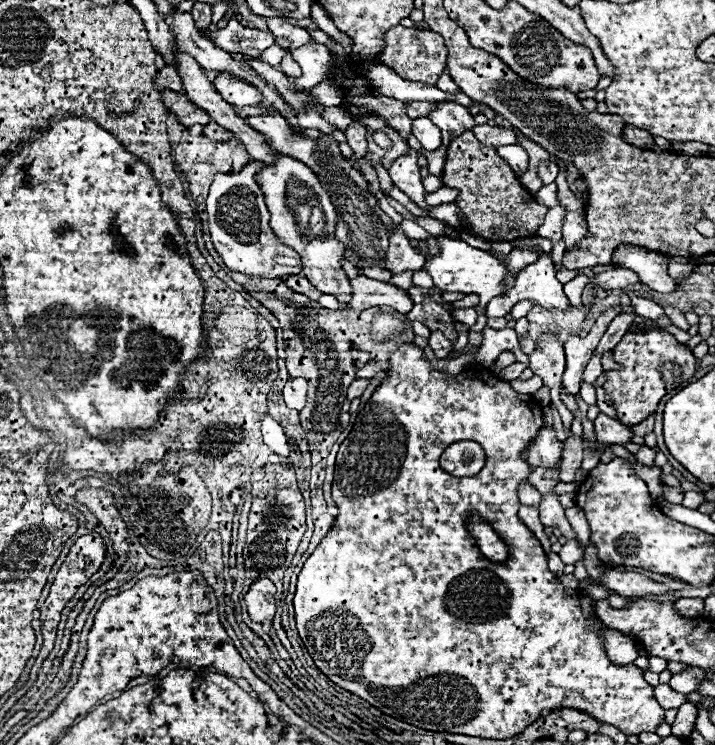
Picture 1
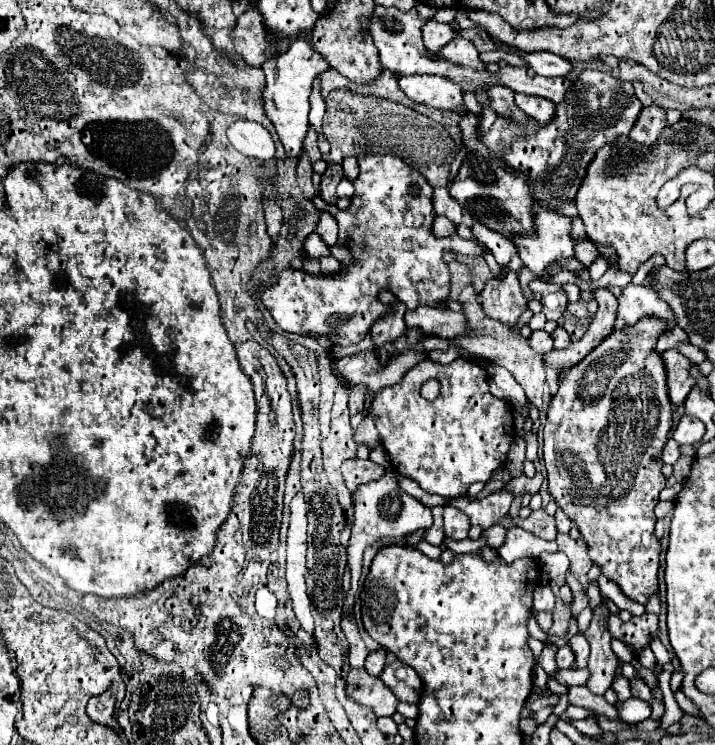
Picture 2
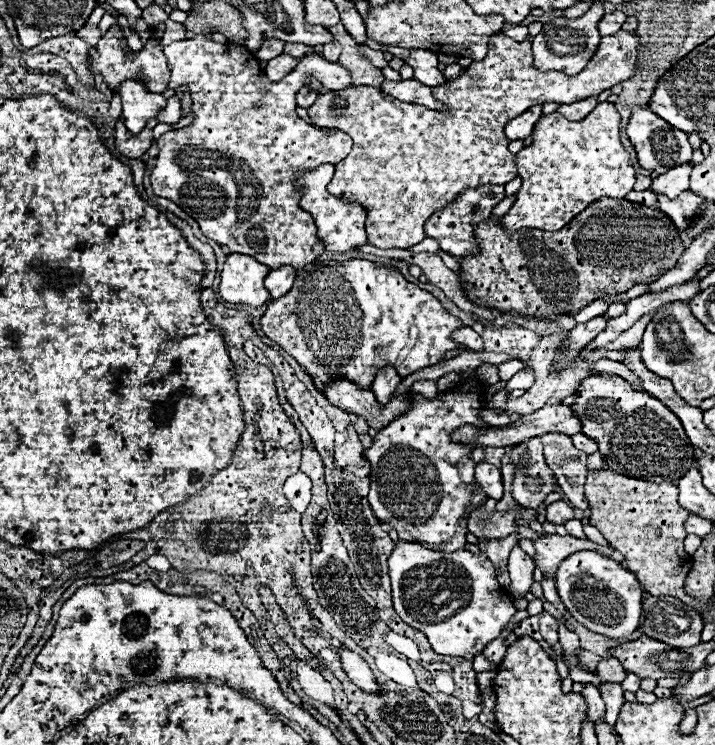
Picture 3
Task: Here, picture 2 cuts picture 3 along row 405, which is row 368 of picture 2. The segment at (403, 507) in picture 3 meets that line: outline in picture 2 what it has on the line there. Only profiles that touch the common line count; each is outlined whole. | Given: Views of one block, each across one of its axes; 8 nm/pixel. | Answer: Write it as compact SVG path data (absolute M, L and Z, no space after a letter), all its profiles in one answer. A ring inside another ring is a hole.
M430 360L418 362L414 368L410 368L404 378L380 390L370 406L370 412L376 416L376 428L382 440L382 446L390 454L392 466L406 478L412 478L420 484L422 490L430 494L438 494L444 498L456 498L464 496L474 482L488 482L492 472L506 464L508 448L514 440L514 424L512 424L512 412L510 406L492 396L488 388L488 374L486 368L470 360L454 360L452 364L434 364ZM438 378L442 384L440 396L436 400L424 400L420 396L420 386L430 380Z

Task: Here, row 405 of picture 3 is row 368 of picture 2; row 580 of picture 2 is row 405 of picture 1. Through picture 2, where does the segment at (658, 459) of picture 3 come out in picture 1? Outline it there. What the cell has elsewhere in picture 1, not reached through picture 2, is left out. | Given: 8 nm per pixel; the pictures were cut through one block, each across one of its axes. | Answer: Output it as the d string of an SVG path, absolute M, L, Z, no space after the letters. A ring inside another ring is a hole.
M630 328L620 340L620 344L612 350L612 354L618 368L606 372L604 390L618 412L618 420L626 426L640 424L644 418L656 412L662 396L680 386L684 380L692 378L696 372L696 358L692 350L676 342L676 338L662 328L656 330Z

